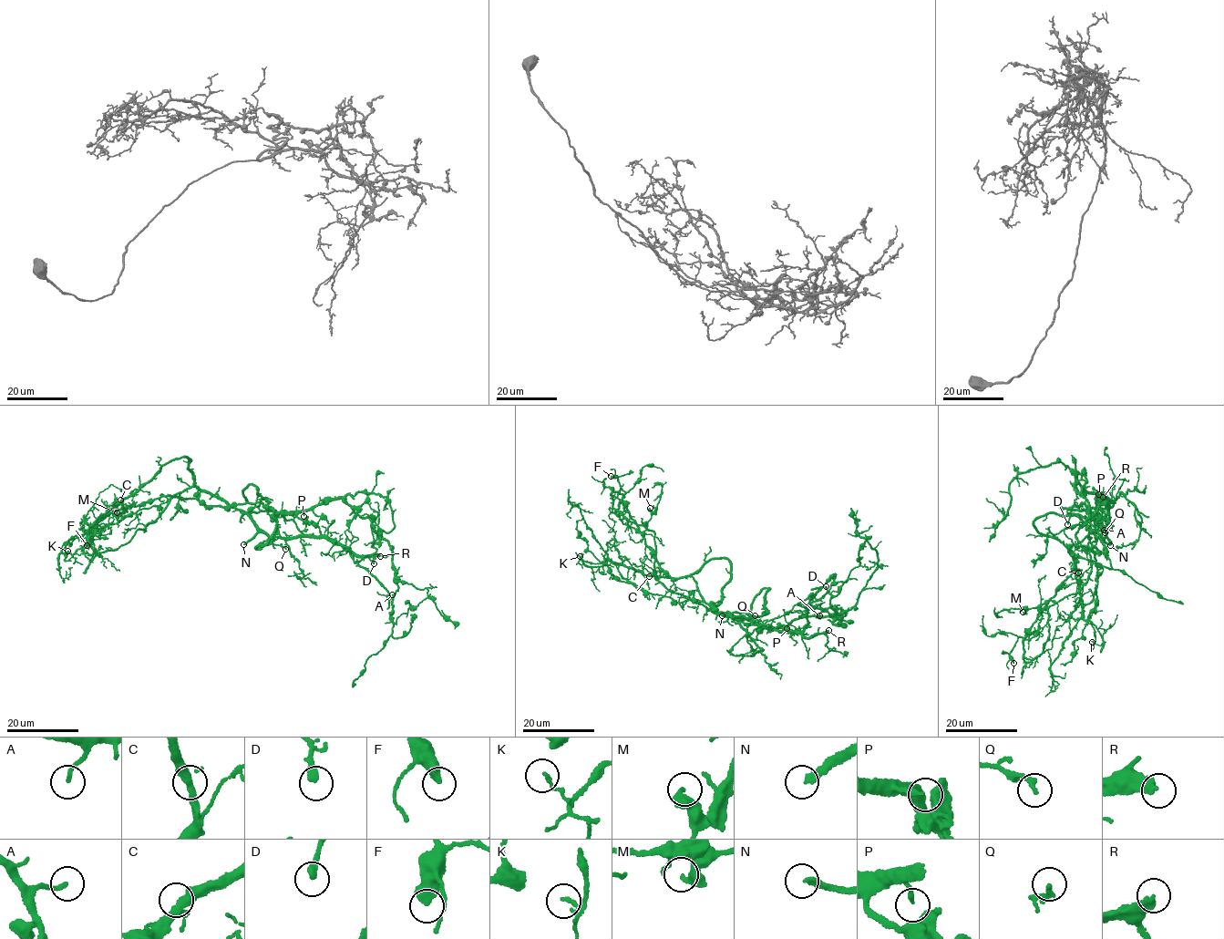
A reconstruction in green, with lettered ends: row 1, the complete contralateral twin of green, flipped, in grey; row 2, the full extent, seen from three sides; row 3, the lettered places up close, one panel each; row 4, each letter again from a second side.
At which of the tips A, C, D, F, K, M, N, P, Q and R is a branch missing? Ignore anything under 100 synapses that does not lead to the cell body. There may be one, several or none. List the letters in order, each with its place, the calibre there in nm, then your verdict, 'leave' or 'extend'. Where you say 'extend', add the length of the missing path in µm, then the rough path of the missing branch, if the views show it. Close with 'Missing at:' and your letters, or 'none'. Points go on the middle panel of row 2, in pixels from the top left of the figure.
A: place (819, 615); calibre 170 nm; leave
C: place (649, 576); calibre 360 nm; leave
D: place (826, 586); calibre 320 nm; leave
F: place (611, 476); calibre 500 nm; leave
K: place (580, 556); calibre 130 nm; leave
M: place (650, 508); calibre 280 nm; leave
N: place (722, 615); calibre 240 nm; extend; missing 140 µm
P: place (786, 628); calibre 190 nm; leave
Q: place (755, 615); calibre 220 nm; leave
R: place (828, 630); calibre 400 nm; extend; missing 130 µm; course (828, 630), (846, 619), (777, 624), (745, 638), (721, 671), (666, 685), (601, 665), (546, 664), (556, 668)
Missing at: N, R

